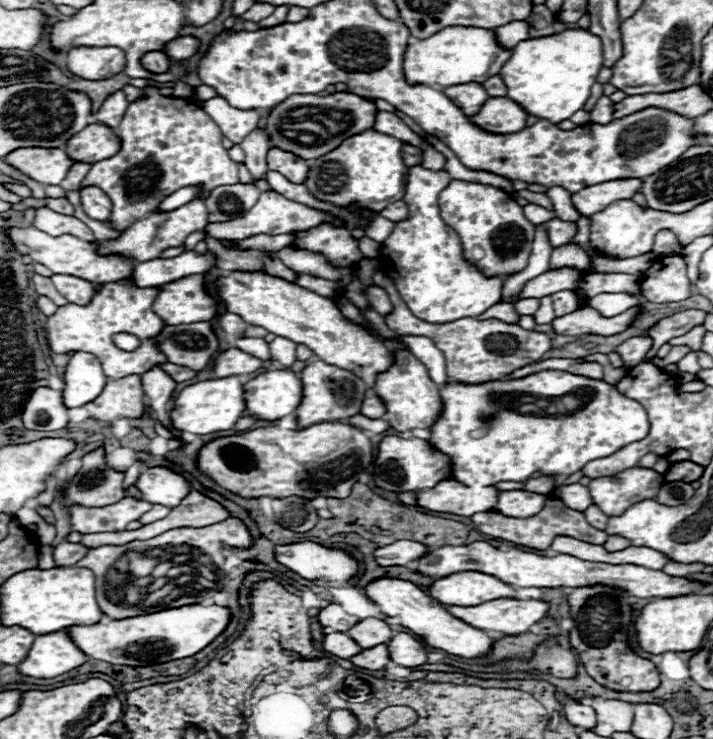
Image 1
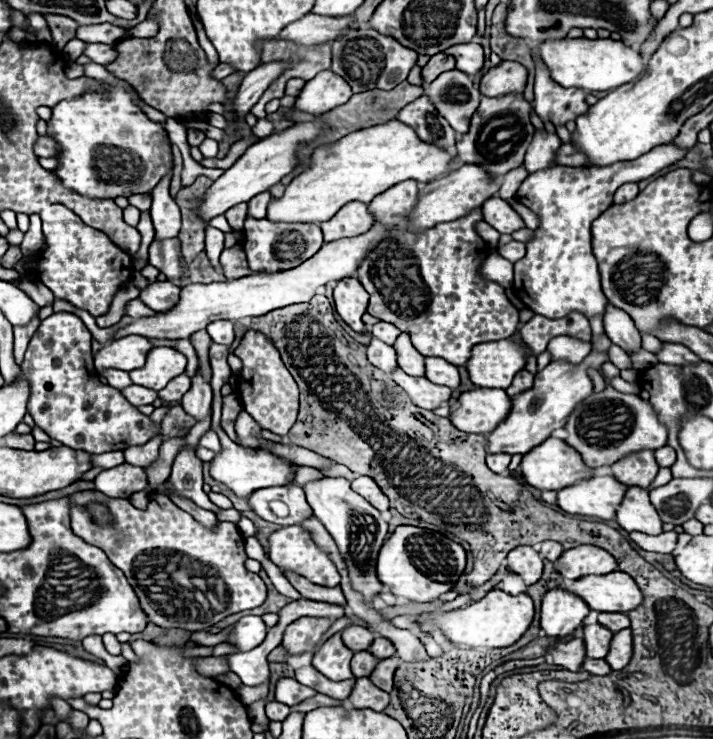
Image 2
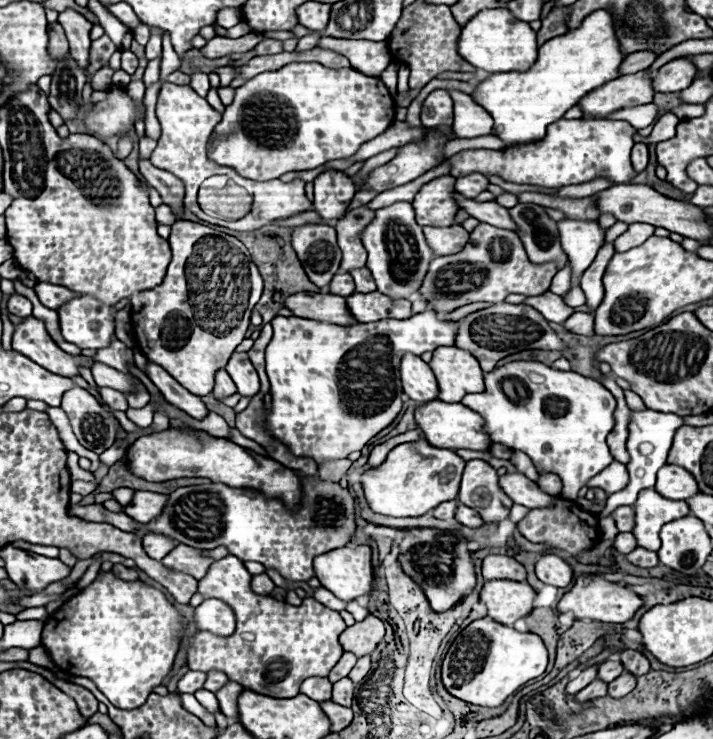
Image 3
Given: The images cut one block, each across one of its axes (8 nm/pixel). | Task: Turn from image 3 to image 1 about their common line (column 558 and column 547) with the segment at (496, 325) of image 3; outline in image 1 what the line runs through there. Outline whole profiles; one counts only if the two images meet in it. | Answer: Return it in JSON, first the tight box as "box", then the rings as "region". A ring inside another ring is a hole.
{"box":[384,276,550,384],"region":[[[384,276],[384,290],[388,292],[394,312],[386,316],[386,324],[390,330],[402,336],[426,336],[430,338],[438,350],[444,352],[446,364],[448,364],[448,376],[458,380],[458,382],[468,382],[468,384],[480,384],[488,380],[500,380],[512,374],[514,370],[540,360],[548,350],[550,350],[550,338],[544,336],[542,332],[532,332],[524,330],[518,324],[504,324],[500,320],[476,320],[476,318],[462,318],[450,324],[430,324],[420,318],[416,318],[408,306],[404,306],[404,300],[400,298],[394,282]]]}

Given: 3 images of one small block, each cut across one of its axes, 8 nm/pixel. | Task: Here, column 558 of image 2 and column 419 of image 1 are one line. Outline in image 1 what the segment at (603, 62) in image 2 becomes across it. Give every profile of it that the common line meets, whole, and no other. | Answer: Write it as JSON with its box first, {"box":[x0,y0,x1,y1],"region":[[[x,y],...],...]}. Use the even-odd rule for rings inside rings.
{"box":[402,26,512,88],"region":[[[452,26],[448,30],[440,30],[440,34],[432,34],[432,38],[408,44],[402,68],[410,84],[448,88],[468,82],[482,84],[486,78],[496,76],[510,56],[512,56],[510,50],[502,50],[496,44],[492,30],[468,30],[462,26]]]}

